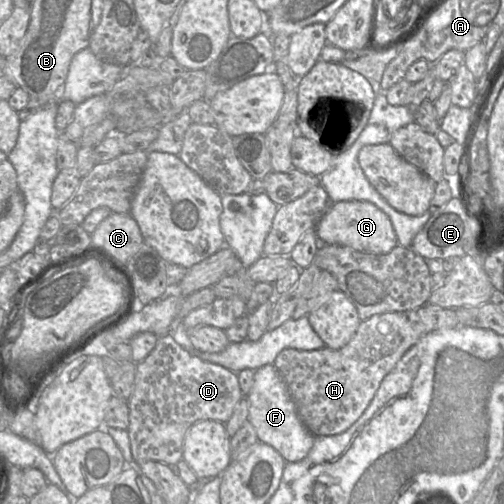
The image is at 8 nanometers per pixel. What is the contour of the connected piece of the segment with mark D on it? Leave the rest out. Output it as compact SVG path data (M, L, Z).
M170 334L157 337L154 349L136 364L134 388L127 401L127 432L135 463L157 461L174 465L182 459L184 437L190 426L201 420L225 424L244 396L237 373L192 355Z

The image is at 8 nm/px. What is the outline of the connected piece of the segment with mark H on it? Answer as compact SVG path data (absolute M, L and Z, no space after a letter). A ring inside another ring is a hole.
M426 303L413 310L378 314L361 321L352 339L341 349L284 349L273 365L284 380L307 429L316 437L337 435L362 416L384 378L423 336L459 327L456 309Z

